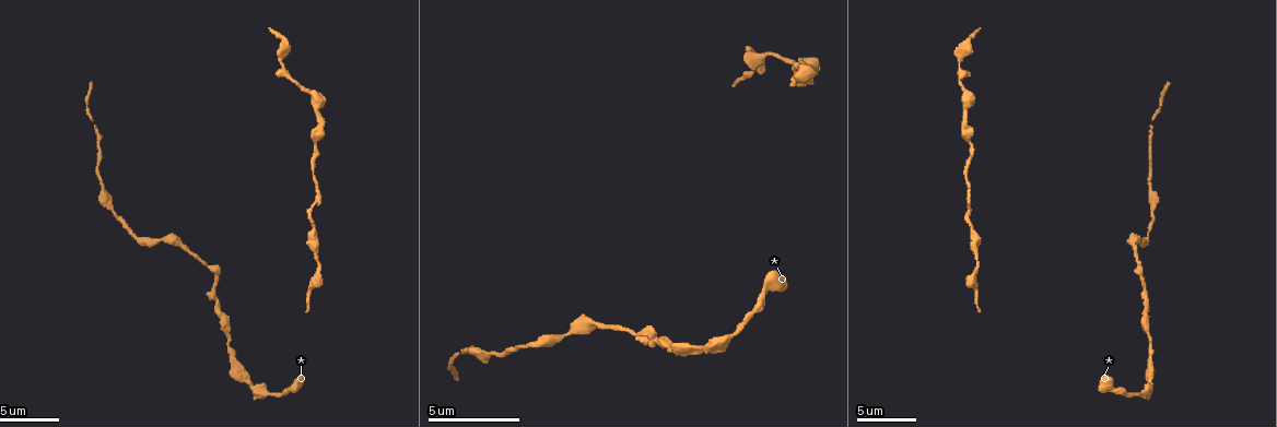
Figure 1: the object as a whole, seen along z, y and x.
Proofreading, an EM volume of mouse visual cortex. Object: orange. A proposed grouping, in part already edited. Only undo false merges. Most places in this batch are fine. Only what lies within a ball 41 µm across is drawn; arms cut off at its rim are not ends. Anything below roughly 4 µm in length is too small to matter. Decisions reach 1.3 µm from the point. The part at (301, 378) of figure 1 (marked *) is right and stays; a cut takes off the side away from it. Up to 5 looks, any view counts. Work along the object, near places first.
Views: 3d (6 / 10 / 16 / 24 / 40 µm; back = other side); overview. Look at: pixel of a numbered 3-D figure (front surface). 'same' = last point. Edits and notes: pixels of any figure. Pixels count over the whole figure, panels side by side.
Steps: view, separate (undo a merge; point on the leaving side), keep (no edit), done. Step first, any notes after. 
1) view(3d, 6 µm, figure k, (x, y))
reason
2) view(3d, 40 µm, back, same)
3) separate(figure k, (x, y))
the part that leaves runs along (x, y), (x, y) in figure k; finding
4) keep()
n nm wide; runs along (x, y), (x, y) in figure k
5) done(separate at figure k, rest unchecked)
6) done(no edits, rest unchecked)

view(3d, 10 µm, figure 1, (1151, 186))
sudden change in width

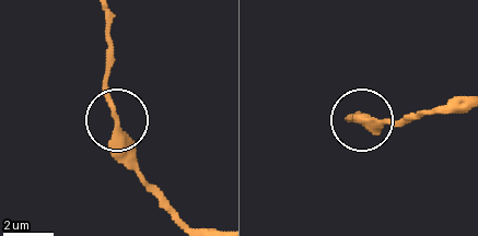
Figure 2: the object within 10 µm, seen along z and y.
keep()
runs along (188, 224), (151, 186), (117, 124), (107, 57) in figure 2; one neuron here

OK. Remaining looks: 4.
view(3d, 10 µm, figure 1, (158, 238))
thin neck

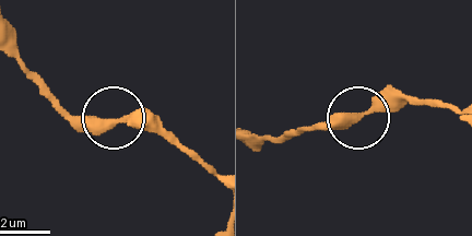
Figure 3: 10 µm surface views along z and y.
view(3d, 6 µm, figure 3, (362, 112))

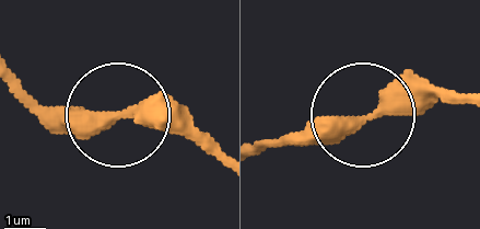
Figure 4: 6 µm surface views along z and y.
keep()
390 nm wide; runs along (215, 140), (184, 119), (31, 110) in figure 4; continuous, no second neuron

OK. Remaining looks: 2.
view(3d, 6 µm, figure 1, (316, 149))
thick turns thin

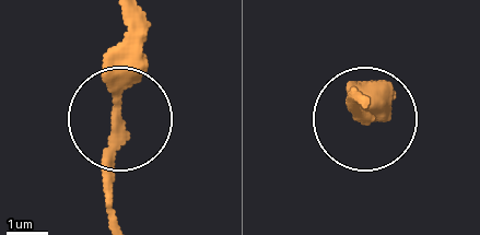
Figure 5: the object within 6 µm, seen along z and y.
view(3d, 6 µm, back, figure 5, (360, 115))
from behind

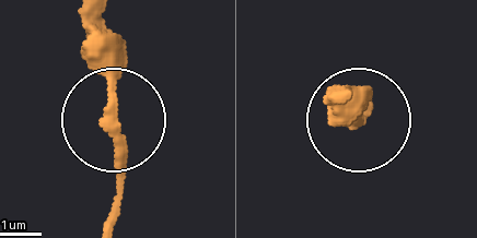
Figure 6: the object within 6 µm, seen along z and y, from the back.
keep()
one neuron here

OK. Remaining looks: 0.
done(no edits, rest unchecked)

